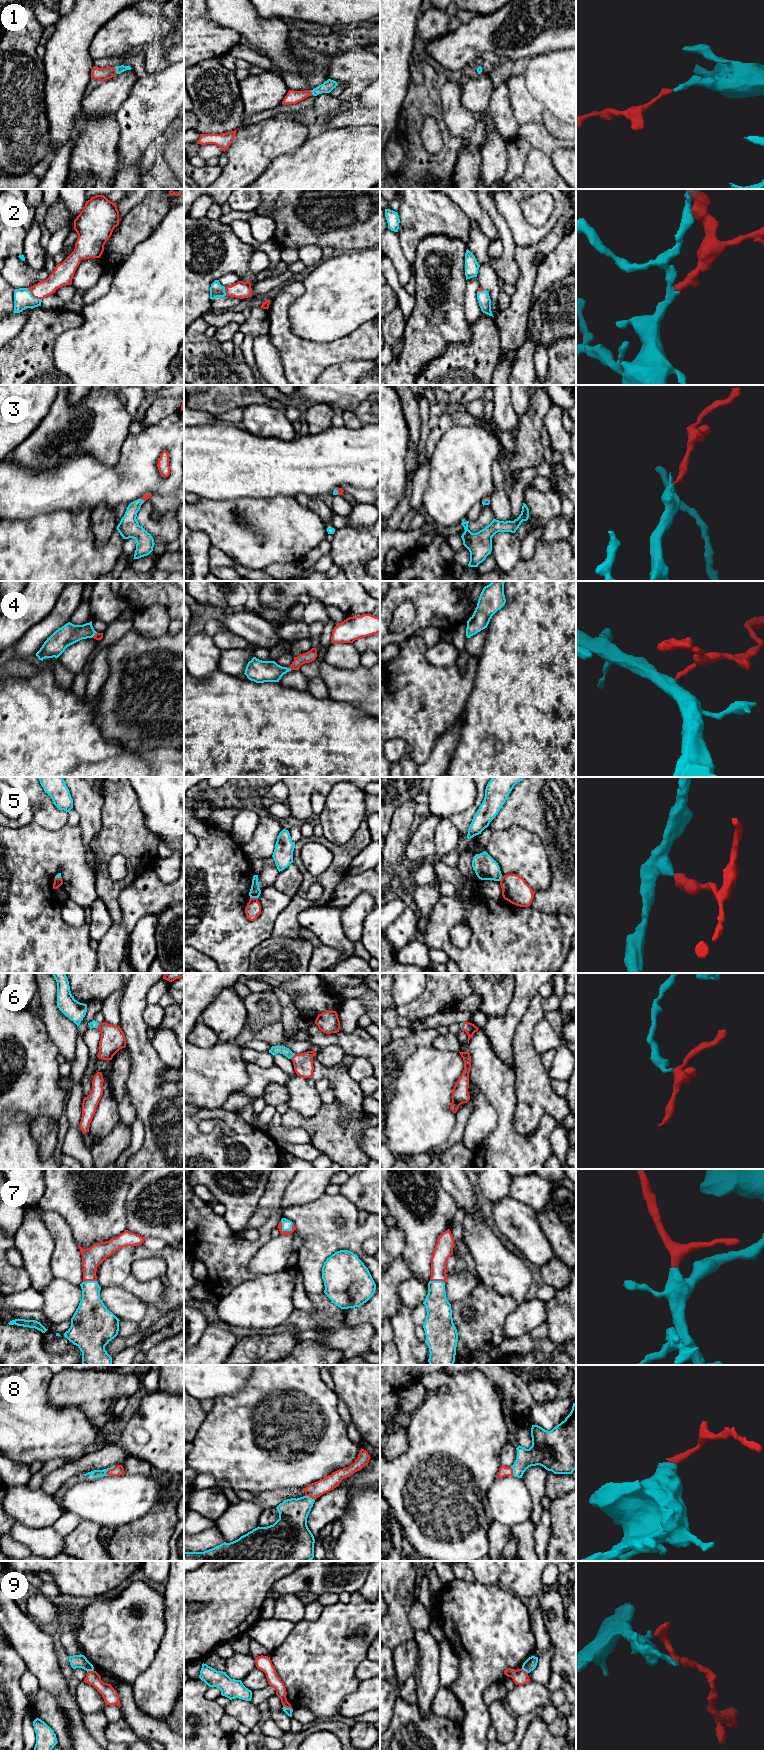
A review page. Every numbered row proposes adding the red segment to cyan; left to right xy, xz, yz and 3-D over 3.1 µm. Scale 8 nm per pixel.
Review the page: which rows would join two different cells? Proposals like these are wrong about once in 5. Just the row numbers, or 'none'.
5, 9

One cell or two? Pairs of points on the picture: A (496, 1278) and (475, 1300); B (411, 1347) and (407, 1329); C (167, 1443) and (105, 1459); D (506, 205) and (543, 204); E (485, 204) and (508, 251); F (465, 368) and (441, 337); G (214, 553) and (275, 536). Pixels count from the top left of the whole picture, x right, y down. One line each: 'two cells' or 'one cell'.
A: two cells
B: one cell
C: two cells
D: two cells
E: one cell
F: two cells
G: two cells

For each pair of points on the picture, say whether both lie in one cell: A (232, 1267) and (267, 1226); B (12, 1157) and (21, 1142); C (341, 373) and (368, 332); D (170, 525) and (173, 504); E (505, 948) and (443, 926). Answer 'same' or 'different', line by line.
A: same
B: same
C: different
D: different
E: same

